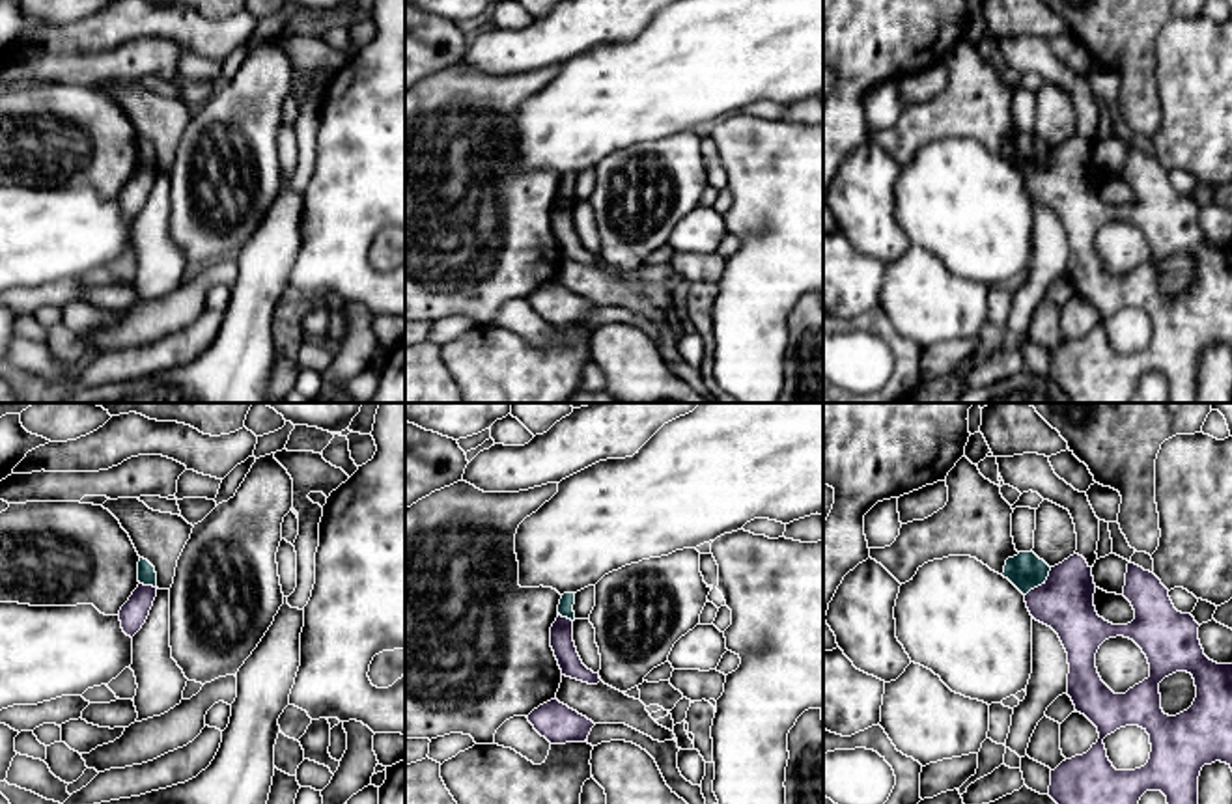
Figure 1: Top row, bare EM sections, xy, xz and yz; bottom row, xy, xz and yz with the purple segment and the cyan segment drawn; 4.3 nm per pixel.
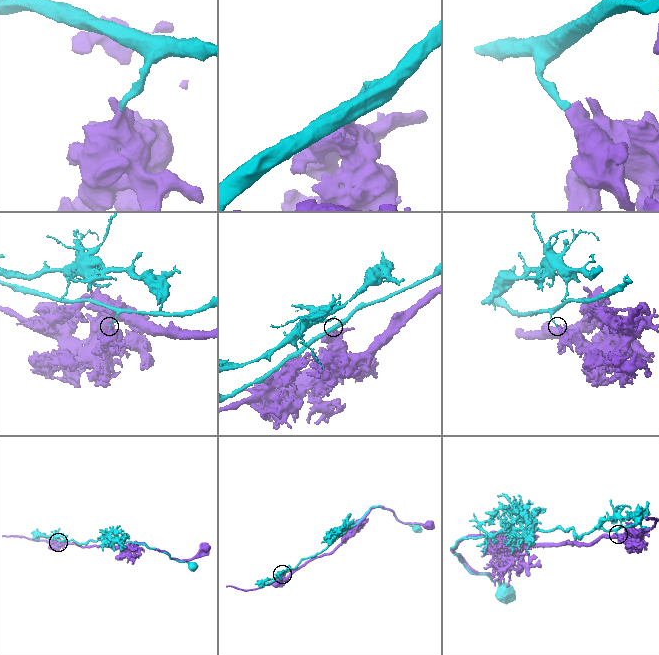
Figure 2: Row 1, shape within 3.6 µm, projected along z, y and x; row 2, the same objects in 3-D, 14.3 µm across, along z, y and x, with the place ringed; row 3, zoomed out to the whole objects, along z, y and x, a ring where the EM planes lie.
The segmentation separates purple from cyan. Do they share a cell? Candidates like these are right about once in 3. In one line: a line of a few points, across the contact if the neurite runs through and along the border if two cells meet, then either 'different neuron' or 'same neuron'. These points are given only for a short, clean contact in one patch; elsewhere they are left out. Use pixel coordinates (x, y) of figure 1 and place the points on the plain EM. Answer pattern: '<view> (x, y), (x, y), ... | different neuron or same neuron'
yz (1051, 150), (1050, 157), (1025, 178) | different neuron

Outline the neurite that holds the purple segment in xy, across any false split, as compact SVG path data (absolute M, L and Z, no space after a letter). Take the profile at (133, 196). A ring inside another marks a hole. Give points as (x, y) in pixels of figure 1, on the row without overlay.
M138 166L129 183L121 188L118 198L121 203L121 211L127 218L133 220L142 211L149 198L155 179L157 170Z

